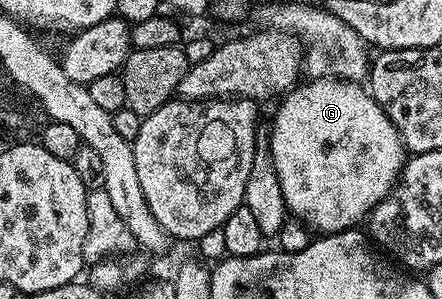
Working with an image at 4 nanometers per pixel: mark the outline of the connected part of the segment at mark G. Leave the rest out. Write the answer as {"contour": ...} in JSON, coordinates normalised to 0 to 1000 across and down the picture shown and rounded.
{"contour":[[[790,268],[690,278],[674,278],[643,311],[638,348],[618,388],[618,445],[609,455],[604,505],[618,525],[647,699],[710,779],[781,776],[787,763],[808,763],[814,736],[819,746],[844,696],[889,639],[907,565],[916,559],[921,498],[885,395],[876,395],[819,284],[814,294]]]}

